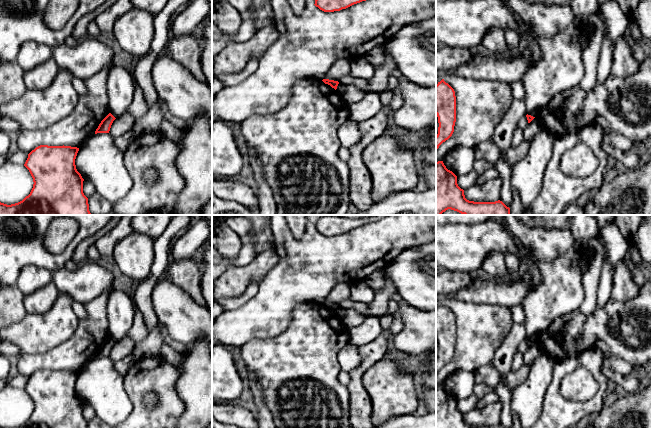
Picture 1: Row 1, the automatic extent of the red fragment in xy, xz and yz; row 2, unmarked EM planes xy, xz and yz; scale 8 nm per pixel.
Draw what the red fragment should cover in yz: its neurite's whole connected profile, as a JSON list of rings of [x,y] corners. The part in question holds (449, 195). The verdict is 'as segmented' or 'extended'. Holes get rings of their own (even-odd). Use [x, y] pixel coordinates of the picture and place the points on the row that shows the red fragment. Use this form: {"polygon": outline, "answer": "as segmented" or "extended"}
{"polygon": [[[443,161],[436,162],[436,215],[451,209],[464,215],[510,215],[510,208],[502,201],[474,202],[465,198],[457,184],[457,176],[446,168]]], "answer": "as segmented"}

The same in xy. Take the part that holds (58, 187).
{"polygon": [[[40,145],[28,154],[24,166],[33,178],[33,188],[22,201],[7,205],[0,202],[0,215],[91,215],[88,198],[83,193],[83,181],[77,171],[75,159],[79,148],[71,146]]], "answer": "as segmented"}

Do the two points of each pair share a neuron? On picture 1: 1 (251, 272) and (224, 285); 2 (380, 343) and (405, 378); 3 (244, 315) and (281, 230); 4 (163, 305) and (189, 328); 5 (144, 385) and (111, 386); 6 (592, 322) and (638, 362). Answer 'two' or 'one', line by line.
1: one
2: two
3: one
4: one
5: two
6: one

